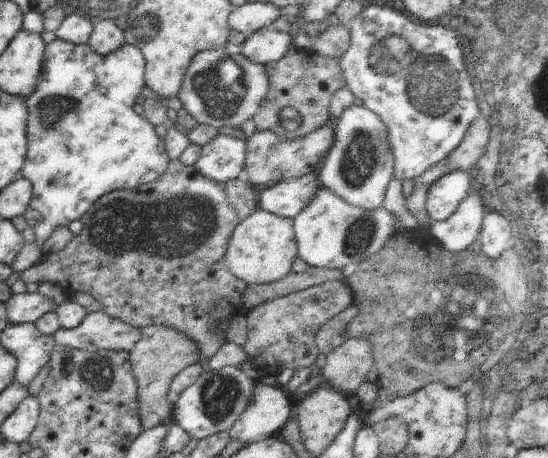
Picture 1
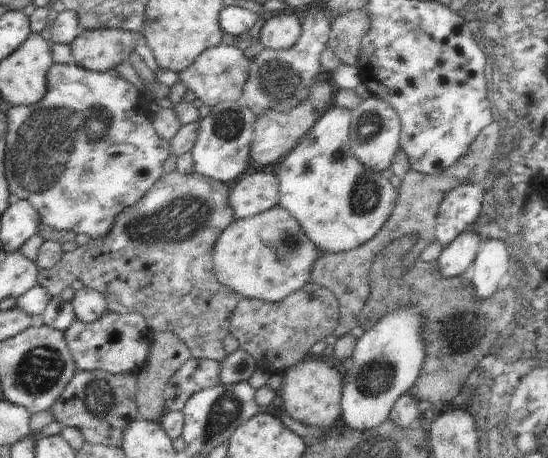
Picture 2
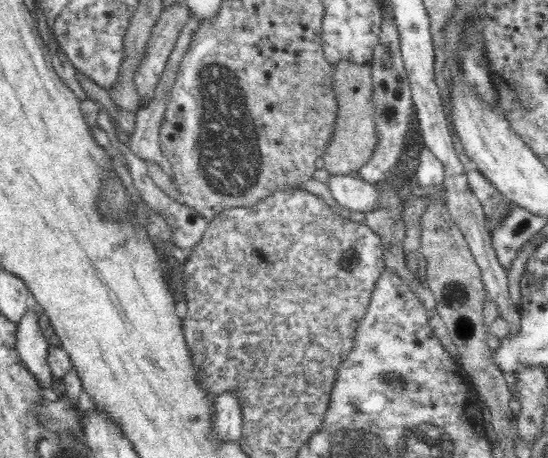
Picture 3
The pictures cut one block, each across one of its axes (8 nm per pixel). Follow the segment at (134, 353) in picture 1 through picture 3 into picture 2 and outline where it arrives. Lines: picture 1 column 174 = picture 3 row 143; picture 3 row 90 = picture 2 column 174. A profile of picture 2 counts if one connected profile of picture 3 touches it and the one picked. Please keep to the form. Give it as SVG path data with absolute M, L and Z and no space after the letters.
M170 331L156 332L152 334L152 342L146 359L146 364L138 370L137 391L135 401L137 404L138 418L152 422L160 422L168 408L165 406L165 390L167 382L172 375L191 359L191 350L186 346L177 334Z

